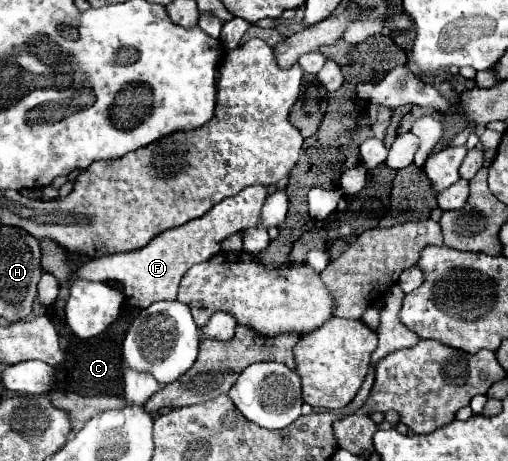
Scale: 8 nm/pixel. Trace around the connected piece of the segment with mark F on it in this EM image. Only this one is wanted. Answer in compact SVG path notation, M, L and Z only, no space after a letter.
M250 186L238 192L236 196L224 198L204 216L158 234L144 248L134 250L134 252L120 252L120 254L110 254L110 256L88 260L74 274L90 282L120 284L126 296L126 302L136 308L148 308L152 302L158 302L158 300L176 300L176 292L178 292L178 284L182 276L194 264L206 262L208 258L218 254L220 242L224 238L258 222L258 214L260 214L264 200L266 200L266 186Z

